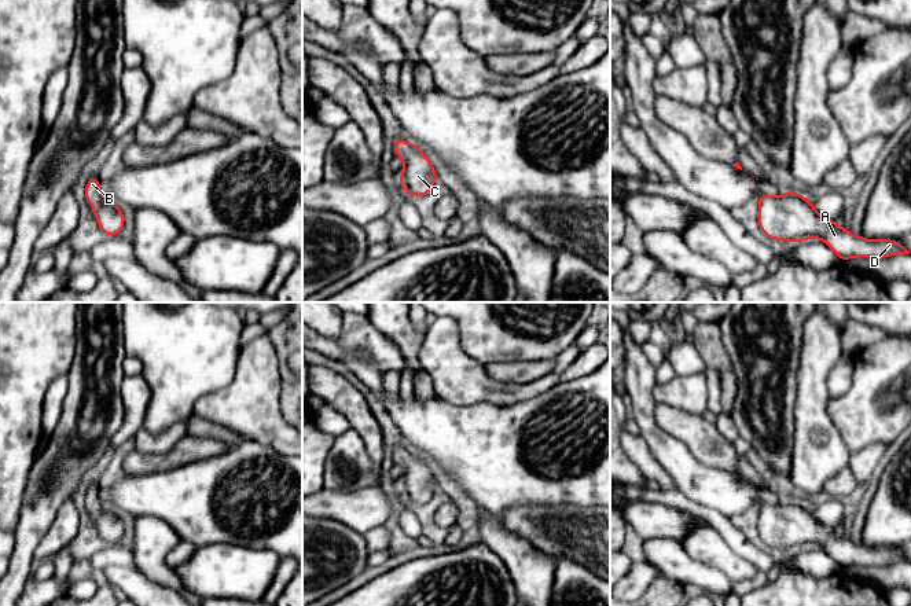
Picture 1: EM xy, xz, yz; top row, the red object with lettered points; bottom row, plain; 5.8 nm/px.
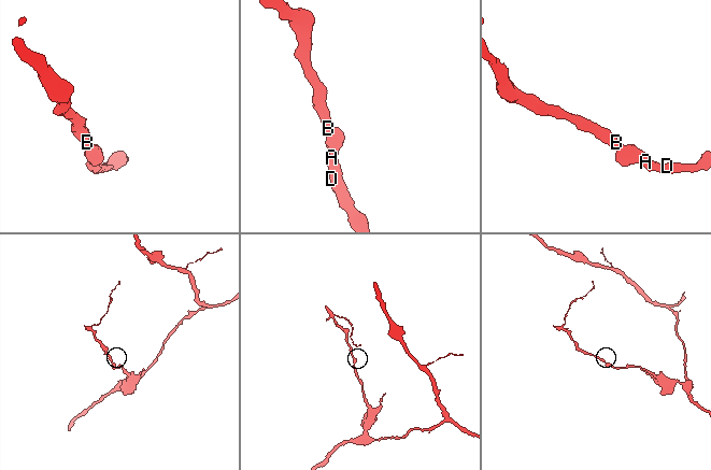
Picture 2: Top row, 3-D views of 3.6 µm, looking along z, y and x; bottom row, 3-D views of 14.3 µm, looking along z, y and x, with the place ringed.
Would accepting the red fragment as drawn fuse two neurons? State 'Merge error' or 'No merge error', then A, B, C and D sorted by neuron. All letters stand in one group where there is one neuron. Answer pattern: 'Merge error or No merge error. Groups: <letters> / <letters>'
No merge error. Groups: A B C D

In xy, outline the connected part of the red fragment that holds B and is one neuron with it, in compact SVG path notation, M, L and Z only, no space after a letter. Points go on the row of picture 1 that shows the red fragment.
M99 176L88 180L84 197L91 203L98 225L106 236L118 236L124 229L125 216L115 202L102 197Z

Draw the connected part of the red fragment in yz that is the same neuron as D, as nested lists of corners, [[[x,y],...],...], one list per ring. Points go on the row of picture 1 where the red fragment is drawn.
[[[794,190],[785,195],[771,197],[764,191],[758,198],[758,227],[761,232],[776,240],[790,243],[808,238],[822,239],[842,261],[856,257],[890,257],[908,254],[903,243],[893,239],[866,239],[855,236],[844,227],[838,227],[833,218],[820,216],[813,209],[813,201],[808,201]]]

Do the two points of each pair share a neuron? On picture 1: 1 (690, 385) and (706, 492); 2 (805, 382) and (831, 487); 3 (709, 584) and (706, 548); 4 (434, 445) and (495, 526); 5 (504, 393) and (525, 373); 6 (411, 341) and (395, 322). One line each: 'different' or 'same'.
1: different
2: different
3: different
4: different
5: different
6: same

